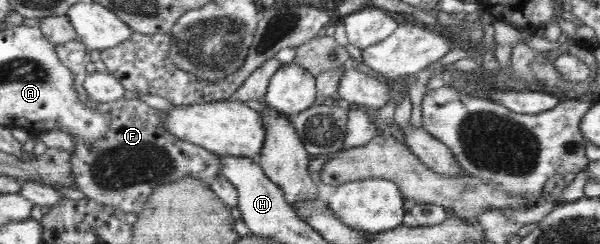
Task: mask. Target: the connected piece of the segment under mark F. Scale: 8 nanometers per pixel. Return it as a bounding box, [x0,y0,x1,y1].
[55,40,221,213]

